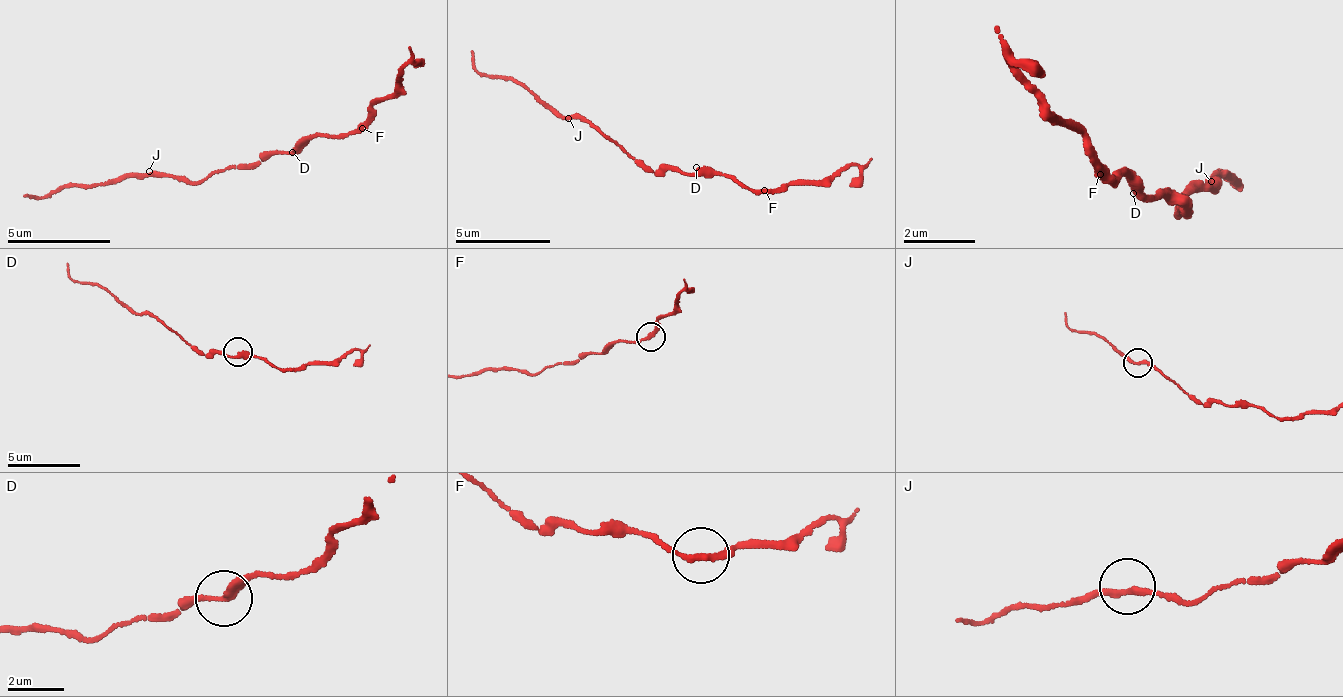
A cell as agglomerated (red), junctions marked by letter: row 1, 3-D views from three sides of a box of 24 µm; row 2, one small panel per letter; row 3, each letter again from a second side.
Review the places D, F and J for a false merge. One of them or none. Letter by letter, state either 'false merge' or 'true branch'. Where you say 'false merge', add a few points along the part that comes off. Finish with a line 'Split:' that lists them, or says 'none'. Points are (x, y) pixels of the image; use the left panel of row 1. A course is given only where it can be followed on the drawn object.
D: true branch
F: false merge; foreign part runs (360, 127), (394, 93), (405, 66), (414, 65)
J: true branch
Split: F

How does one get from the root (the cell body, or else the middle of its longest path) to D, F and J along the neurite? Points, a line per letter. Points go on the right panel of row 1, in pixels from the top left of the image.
D: (1180, 205), (1175, 207), (1165, 194), (1145, 201), (1133, 193)
F: (1180, 205), (1165, 194), (1145, 201), (1123, 171), (1111, 180), (1114, 174), (1104, 178), (1099, 171)
J: (1180, 205), (1192, 205), (1184, 204), (1179, 215), (1184, 213), (1179, 207), (1189, 203), (1186, 191), (1211, 181)

